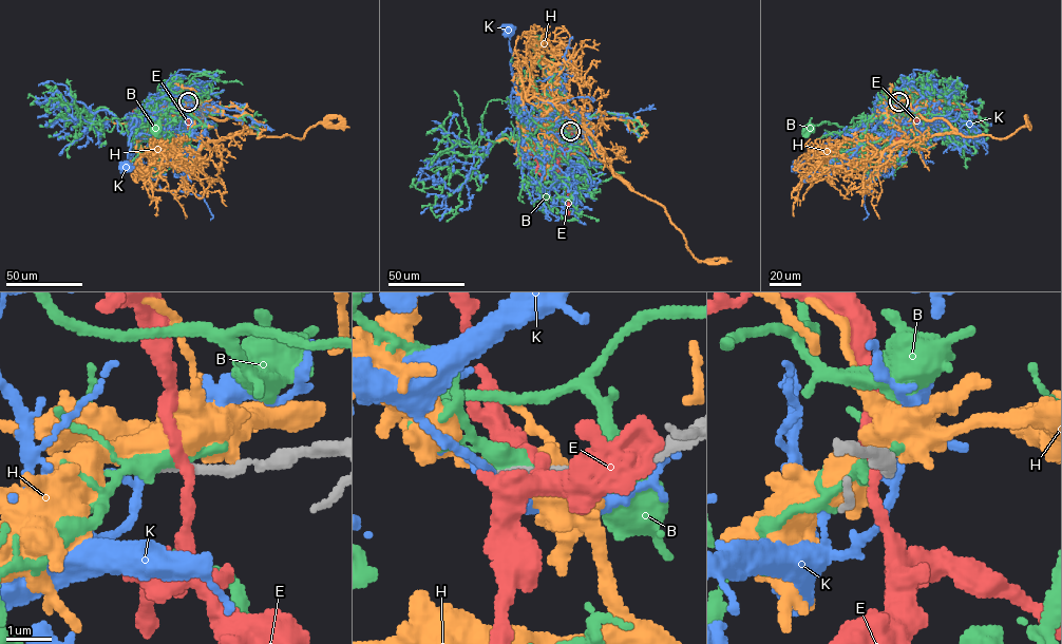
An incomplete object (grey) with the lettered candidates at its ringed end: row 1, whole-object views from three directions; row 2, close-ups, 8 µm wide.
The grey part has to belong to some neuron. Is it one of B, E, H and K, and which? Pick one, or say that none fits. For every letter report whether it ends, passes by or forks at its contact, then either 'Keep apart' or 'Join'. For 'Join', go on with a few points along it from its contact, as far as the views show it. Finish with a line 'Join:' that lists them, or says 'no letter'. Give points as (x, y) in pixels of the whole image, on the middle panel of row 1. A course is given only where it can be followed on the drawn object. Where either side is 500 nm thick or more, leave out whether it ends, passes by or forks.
B: It passes by. Keep apart
E: It passes by. Keep apart
H: Keep apart
K: It forks there. Keep apart
Join: no letter

